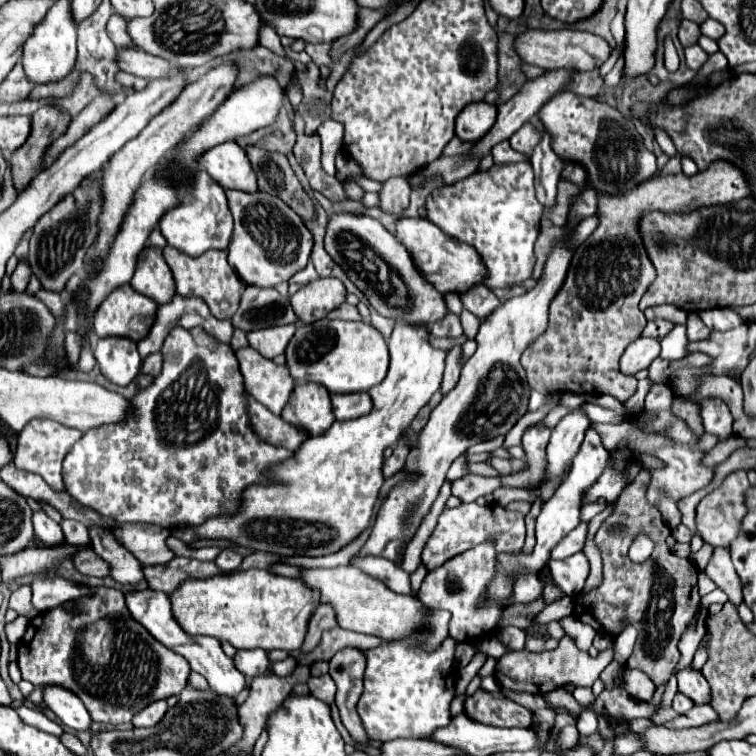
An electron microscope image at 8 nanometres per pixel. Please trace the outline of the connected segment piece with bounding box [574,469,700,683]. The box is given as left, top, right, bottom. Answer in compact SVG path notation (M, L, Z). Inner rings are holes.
M642 469L622 491L614 511L600 525L594 543L602 551L602 583L592 591L578 593L574 597L574 617L604 633L620 633L626 625L636 627L638 639L626 665L630 669L644 671L654 683L668 683L680 661L678 643L700 607L700 595L696 587L698 571L690 559L680 559L668 549L666 537L670 527L664 523L660 511L646 503L646 483L650 483L650 473ZM614 523L622 523L626 527L620 537L608 533L608 527ZM640 533L654 541L654 551L650 559L634 563L628 557L628 549L634 541L632 537Z

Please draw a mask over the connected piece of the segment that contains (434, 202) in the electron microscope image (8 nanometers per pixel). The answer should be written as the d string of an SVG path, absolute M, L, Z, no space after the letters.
M504 163L492 165L488 171L476 171L470 177L452 185L434 187L426 197L428 219L436 223L446 235L472 245L486 267L486 287L510 287L526 281L534 267L534 243L540 231L542 205L534 195L534 173L530 163Z

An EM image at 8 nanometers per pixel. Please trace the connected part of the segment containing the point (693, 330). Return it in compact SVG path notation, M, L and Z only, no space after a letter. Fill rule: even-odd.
M688 313L686 327L688 327L688 339L690 341L700 341L700 339L706 339L706 335L710 335L710 329L700 323L700 317L696 313Z

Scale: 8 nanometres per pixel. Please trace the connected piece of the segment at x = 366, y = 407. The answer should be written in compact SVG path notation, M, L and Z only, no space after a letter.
M362 391L362 393L332 395L332 407L334 407L334 415L338 421L350 421L362 415L368 415L372 403L370 403L370 395Z

